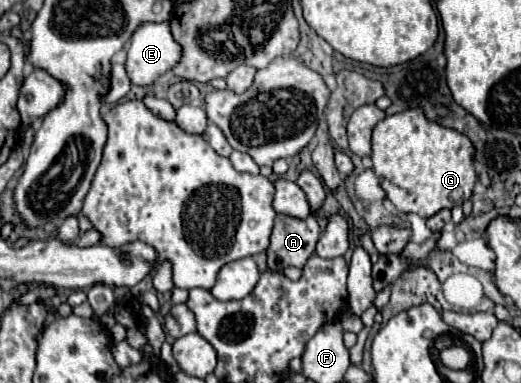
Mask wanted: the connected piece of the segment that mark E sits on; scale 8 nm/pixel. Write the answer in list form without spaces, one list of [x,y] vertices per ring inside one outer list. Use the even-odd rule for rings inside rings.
[[[143,23],[131,37],[131,47],[127,53],[127,73],[135,85],[153,85],[163,73],[171,71],[183,55],[183,47],[173,39],[169,23]]]

